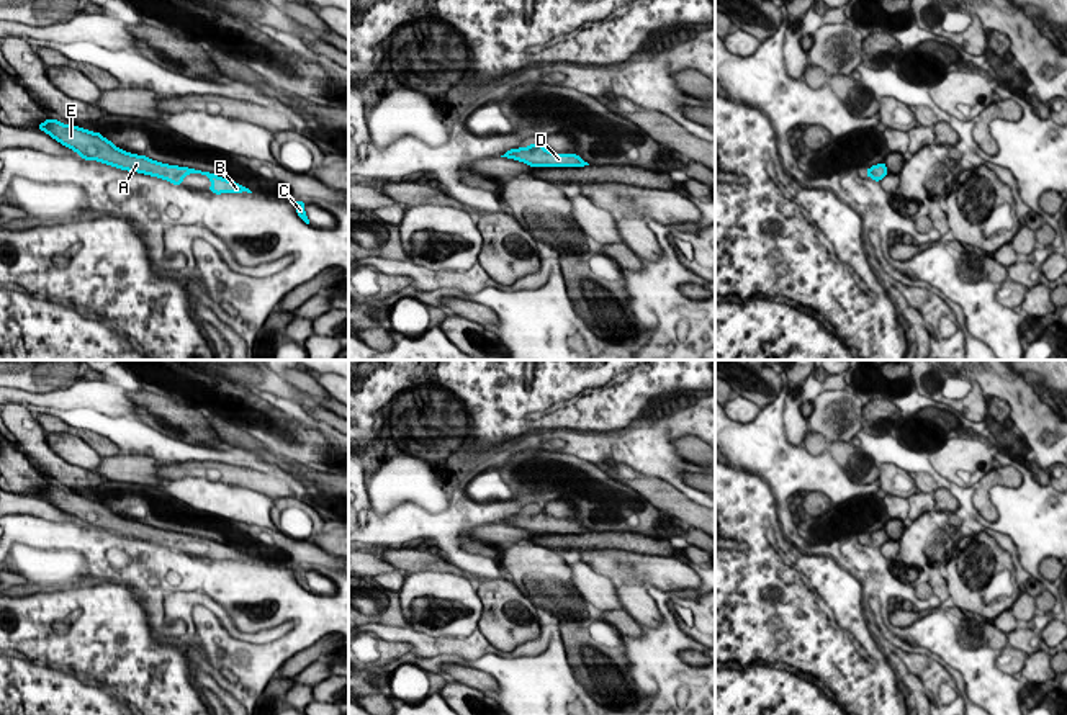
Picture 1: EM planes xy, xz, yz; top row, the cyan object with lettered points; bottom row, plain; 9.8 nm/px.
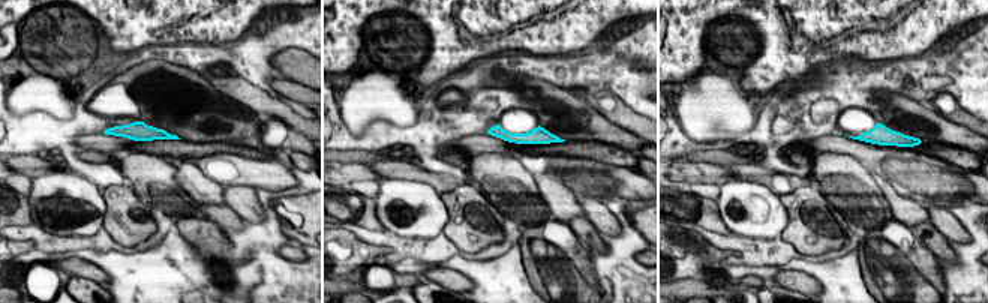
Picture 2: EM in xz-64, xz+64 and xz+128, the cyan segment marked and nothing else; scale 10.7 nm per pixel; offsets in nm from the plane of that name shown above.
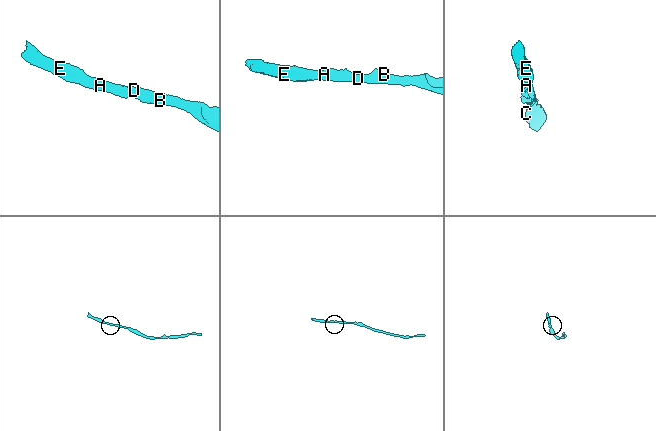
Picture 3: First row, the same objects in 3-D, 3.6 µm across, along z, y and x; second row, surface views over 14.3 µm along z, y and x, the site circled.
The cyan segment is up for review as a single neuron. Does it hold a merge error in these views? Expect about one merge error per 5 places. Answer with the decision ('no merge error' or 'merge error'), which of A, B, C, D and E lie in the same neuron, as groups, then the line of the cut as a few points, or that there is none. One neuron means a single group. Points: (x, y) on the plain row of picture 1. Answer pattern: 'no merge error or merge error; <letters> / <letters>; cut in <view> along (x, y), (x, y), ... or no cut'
no merge error; A B C D E; no cut

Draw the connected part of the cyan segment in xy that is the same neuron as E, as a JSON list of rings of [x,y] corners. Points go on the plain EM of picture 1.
[[[49,484],[44,489],[41,489],[38,496],[47,499],[62,512],[75,517],[85,527],[97,527],[121,537],[157,543],[173,551],[182,551],[185,542],[201,540],[211,546],[211,560],[252,560],[249,555],[209,538],[201,538],[196,535],[178,532],[167,532],[152,527],[146,522],[124,519],[123,515],[116,514],[111,507],[105,506],[100,499],[87,497],[74,491],[67,492],[57,486]]]

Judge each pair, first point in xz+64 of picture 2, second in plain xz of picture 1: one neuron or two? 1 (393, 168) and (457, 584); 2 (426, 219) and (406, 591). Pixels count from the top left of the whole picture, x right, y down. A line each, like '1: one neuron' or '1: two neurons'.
1: two neurons
2: one neuron

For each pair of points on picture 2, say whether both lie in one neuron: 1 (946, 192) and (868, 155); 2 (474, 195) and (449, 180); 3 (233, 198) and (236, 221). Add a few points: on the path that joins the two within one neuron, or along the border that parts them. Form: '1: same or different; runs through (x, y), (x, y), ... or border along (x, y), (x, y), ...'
1: same; runs through (927, 182), (907, 162), (888, 161)
2: different; border along (471, 182), (440, 194)
3: different; border along (227, 204), (243, 221)

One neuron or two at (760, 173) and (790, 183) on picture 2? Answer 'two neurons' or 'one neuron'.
one neuron

